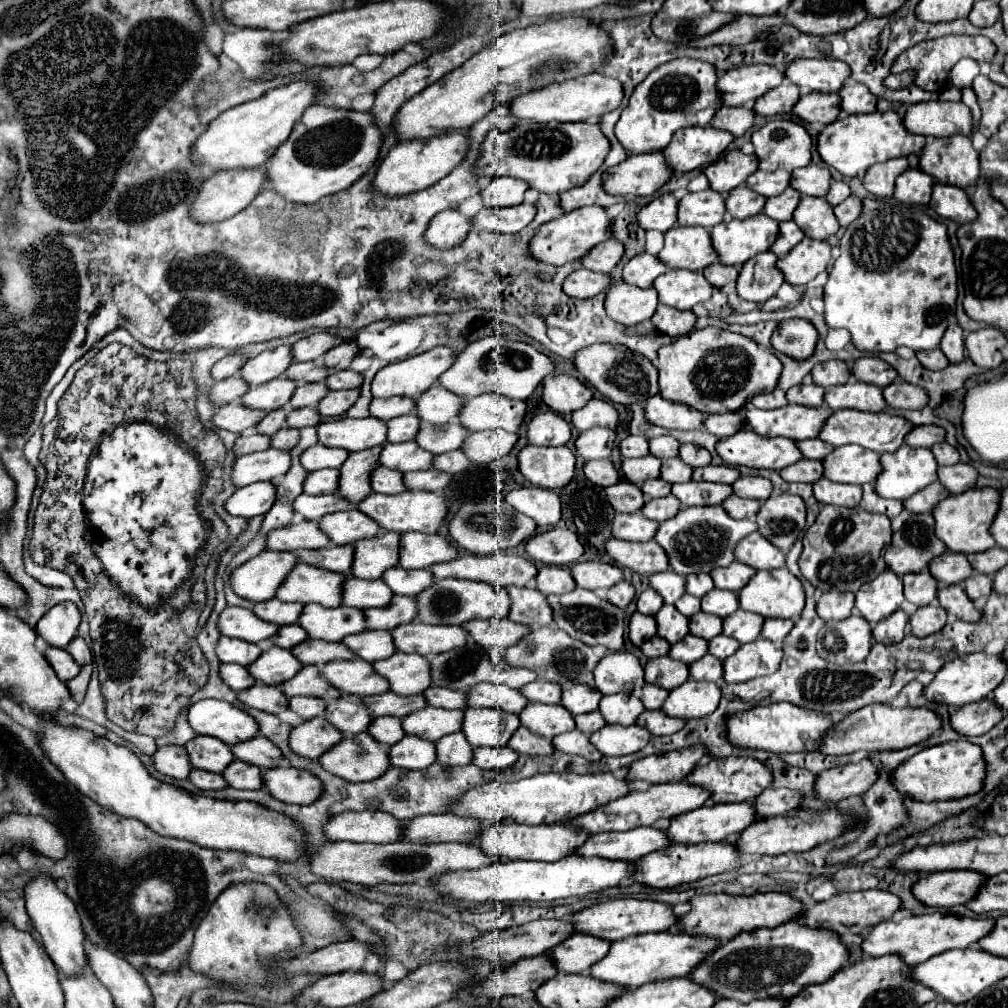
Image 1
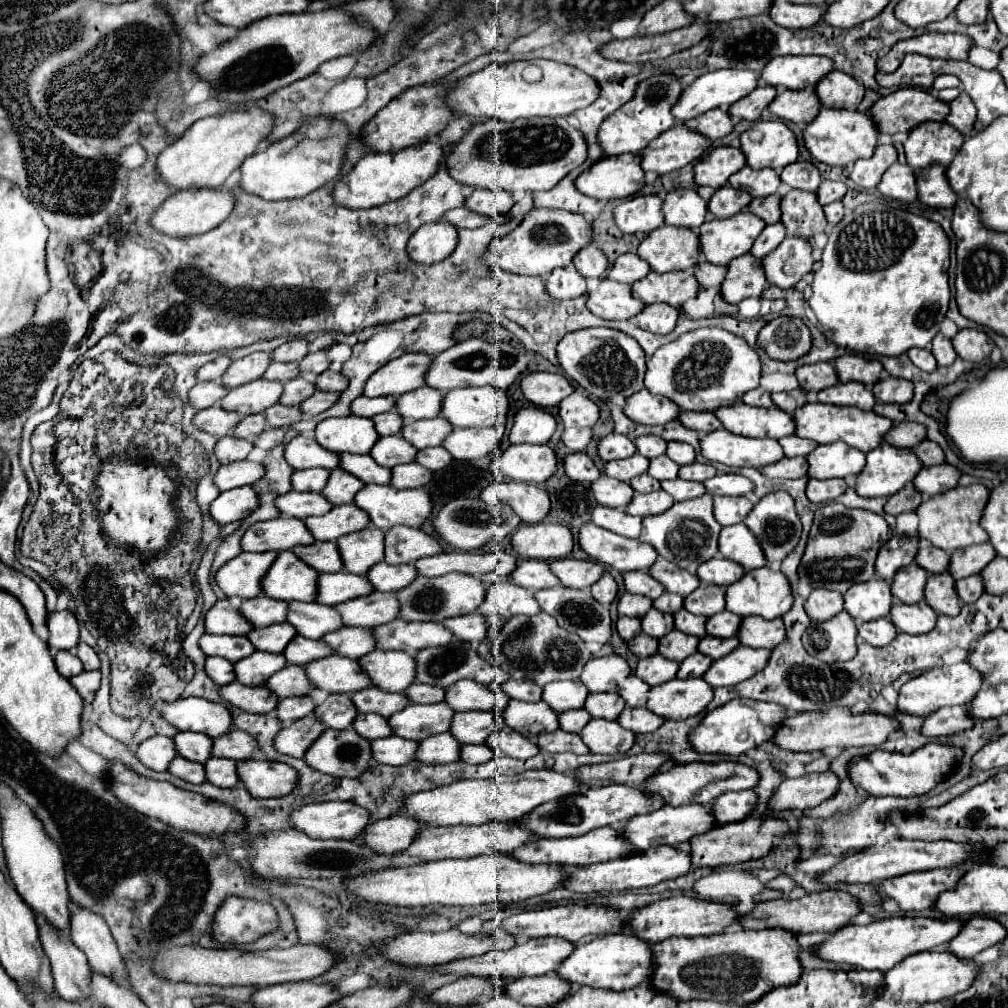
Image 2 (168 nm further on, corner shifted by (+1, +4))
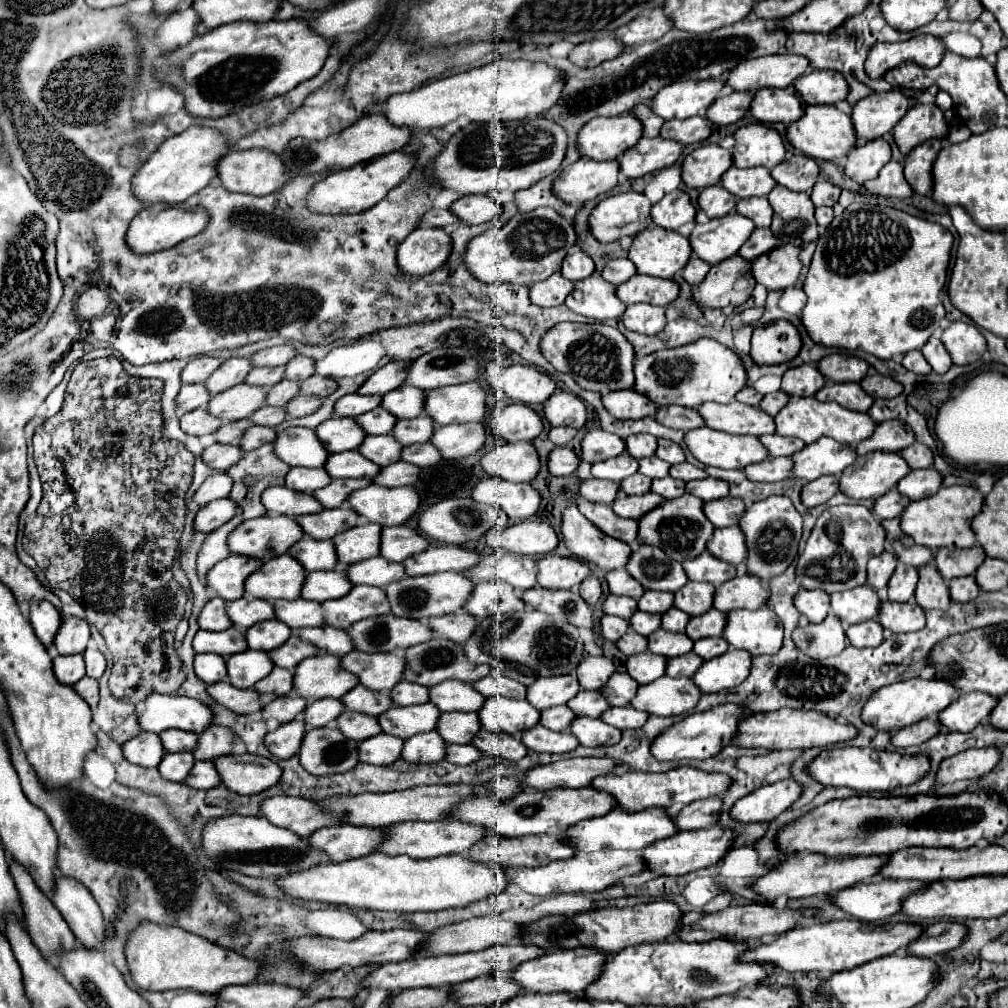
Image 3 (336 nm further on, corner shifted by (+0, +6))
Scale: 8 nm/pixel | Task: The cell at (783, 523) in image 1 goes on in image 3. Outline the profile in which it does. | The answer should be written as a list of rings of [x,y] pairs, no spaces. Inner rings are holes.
[[[771,496],[761,502],[755,502],[739,520],[739,528],[745,534],[747,540],[747,572],[753,576],[759,576],[763,580],[769,580],[781,572],[797,558],[797,548],[803,532],[803,518],[793,508],[789,498],[783,496]]]

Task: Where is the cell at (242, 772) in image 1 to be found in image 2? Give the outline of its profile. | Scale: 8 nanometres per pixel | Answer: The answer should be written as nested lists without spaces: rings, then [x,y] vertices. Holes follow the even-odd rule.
[[[208,758],[204,762],[206,770],[206,780],[214,786],[220,788],[232,788],[238,784],[238,774],[236,774],[236,762],[228,758]]]

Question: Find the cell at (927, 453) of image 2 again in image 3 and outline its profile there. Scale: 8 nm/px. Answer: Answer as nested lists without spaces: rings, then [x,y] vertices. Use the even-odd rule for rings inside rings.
[[[915,442],[911,446],[907,446],[905,450],[901,450],[901,456],[907,460],[907,464],[915,470],[915,468],[931,468],[933,466],[933,452],[923,446],[921,442]]]

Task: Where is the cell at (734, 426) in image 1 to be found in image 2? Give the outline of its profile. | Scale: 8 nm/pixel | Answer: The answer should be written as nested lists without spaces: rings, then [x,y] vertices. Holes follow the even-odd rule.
[[[680,412],[678,422],[696,432],[714,432],[722,426],[720,420],[716,420],[714,412]]]

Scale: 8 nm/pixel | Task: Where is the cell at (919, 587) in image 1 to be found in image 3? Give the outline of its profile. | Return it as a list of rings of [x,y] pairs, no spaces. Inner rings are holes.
[[[903,562],[897,564],[887,590],[889,590],[889,600],[891,602],[907,602],[915,594],[915,582],[919,580],[919,570],[915,566],[907,566]]]

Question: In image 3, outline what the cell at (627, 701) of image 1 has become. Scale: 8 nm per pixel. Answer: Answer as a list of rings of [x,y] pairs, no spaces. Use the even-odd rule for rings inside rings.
[[[581,690],[571,702],[567,702],[567,706],[571,706],[571,710],[577,716],[589,716],[589,718],[599,718],[605,710],[609,710],[607,698],[603,698],[603,694],[589,690]]]

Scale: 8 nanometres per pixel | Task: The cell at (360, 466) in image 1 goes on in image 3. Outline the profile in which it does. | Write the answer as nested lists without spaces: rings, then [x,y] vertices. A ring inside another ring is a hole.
[[[357,478],[357,480],[331,480],[329,486],[315,490],[313,496],[323,504],[323,508],[339,508],[351,492],[365,488],[367,484],[371,484],[367,478]]]

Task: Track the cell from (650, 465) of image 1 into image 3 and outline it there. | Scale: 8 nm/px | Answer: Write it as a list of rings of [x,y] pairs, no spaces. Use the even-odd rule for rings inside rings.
[[[623,452],[621,456],[603,460],[593,464],[591,474],[595,478],[605,478],[605,480],[613,480],[613,482],[621,482],[627,476],[633,476],[639,470],[639,464],[635,458],[631,458],[627,452]]]

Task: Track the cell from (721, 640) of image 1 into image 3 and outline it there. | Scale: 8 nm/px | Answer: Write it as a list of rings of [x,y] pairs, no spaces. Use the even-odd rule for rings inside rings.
[[[703,638],[703,640],[697,640],[695,642],[695,652],[703,658],[703,660],[711,660],[711,658],[717,658],[721,654],[727,652],[727,640],[725,638]]]

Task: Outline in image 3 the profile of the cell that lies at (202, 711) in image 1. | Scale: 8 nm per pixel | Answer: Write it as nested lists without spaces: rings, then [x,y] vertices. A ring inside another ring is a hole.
[[[151,694],[145,700],[145,710],[139,714],[139,722],[143,730],[155,734],[161,734],[169,728],[201,734],[203,730],[207,730],[207,726],[211,726],[211,710],[207,710],[207,706],[197,702],[195,698]]]

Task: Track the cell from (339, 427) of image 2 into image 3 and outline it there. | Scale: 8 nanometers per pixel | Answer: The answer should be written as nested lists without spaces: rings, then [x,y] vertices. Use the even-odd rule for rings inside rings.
[[[331,418],[327,422],[321,422],[315,432],[325,450],[331,454],[357,450],[367,436],[363,428],[357,426],[355,418]]]

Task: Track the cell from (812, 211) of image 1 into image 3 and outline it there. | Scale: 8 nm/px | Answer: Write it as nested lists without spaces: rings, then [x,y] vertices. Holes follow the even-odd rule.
[[[775,186],[767,196],[773,206],[771,230],[779,238],[779,244],[803,246],[817,240],[815,206],[809,192],[793,192],[785,186]]]

